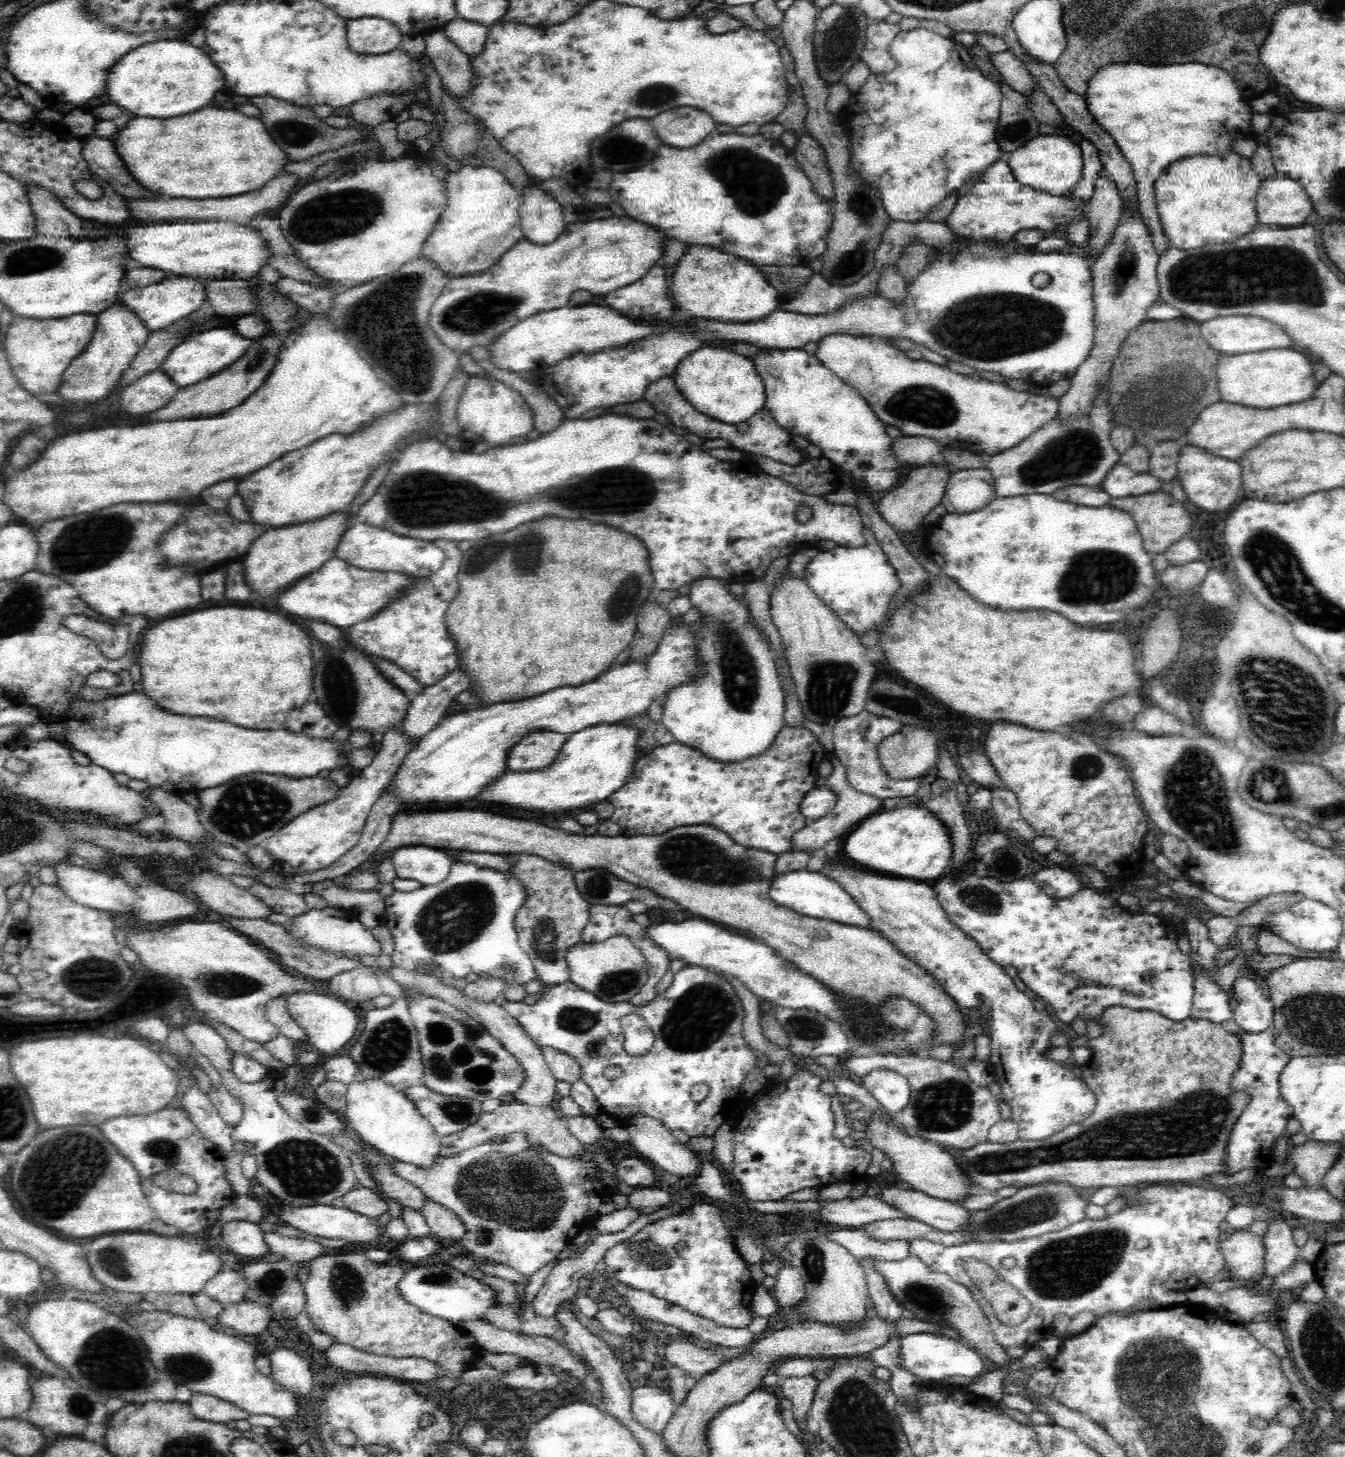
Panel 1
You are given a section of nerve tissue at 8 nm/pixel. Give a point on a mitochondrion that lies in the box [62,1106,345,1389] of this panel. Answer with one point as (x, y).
(188, 1368)

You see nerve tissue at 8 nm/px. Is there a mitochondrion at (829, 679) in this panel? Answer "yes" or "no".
yes

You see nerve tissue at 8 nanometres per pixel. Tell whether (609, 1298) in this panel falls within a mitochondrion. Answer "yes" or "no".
no

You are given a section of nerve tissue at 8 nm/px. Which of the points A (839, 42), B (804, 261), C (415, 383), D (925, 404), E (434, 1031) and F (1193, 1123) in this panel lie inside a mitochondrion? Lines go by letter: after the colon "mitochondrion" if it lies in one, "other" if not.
A: mitochondrion
B: other
C: mitochondrion
D: mitochondrion
E: mitochondrion
F: mitochondrion

